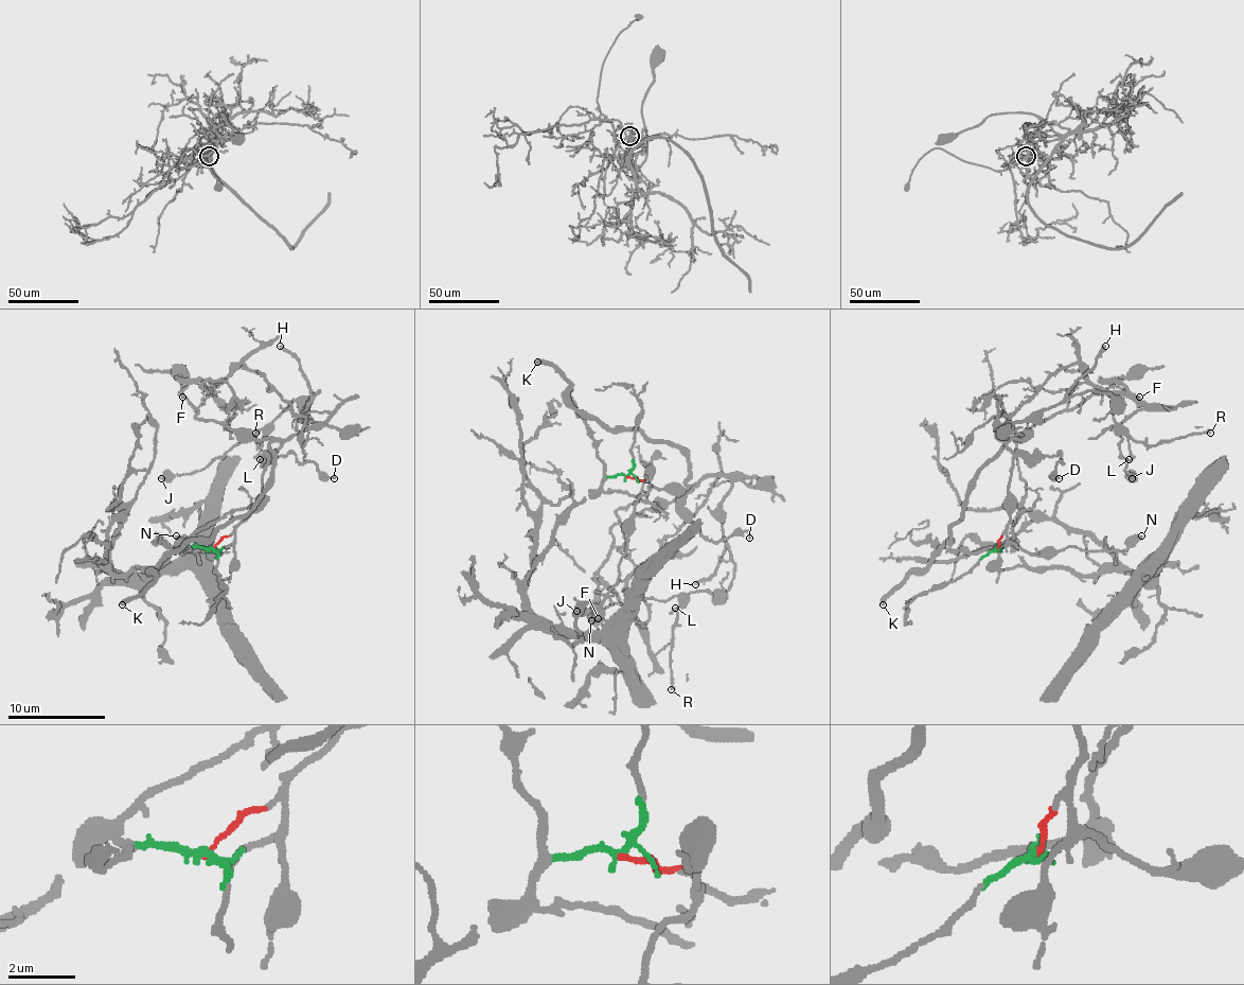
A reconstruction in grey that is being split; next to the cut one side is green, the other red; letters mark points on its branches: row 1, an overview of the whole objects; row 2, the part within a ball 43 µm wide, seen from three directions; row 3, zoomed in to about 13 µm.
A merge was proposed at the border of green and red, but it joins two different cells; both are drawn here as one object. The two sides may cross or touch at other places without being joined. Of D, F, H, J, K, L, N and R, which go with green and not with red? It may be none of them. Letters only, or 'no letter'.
no letter

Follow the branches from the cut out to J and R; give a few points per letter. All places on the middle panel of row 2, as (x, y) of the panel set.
J: (627, 476), (683, 491), (706, 476), (725, 476), (723, 535), (734, 565), (732, 582), (723, 592), (575, 612)
R: (627, 476), (730, 481), (734, 577), (676, 614), (671, 690)

